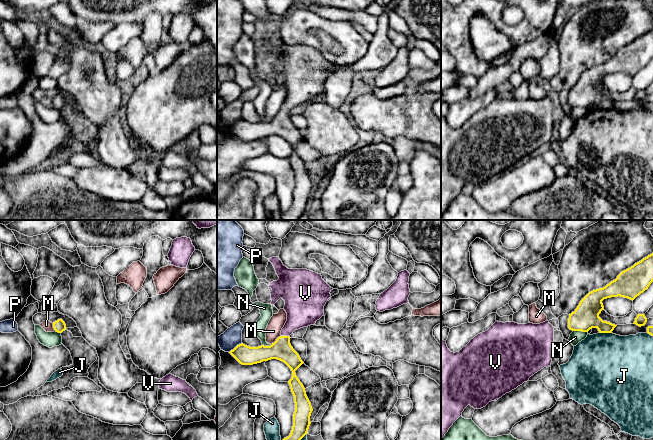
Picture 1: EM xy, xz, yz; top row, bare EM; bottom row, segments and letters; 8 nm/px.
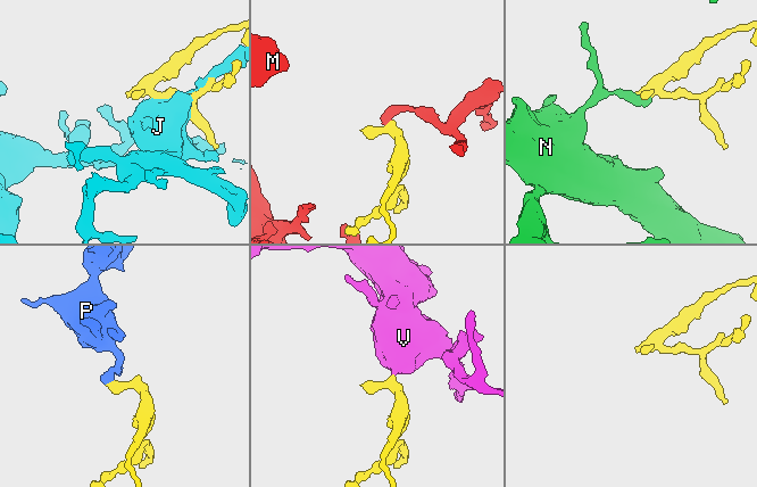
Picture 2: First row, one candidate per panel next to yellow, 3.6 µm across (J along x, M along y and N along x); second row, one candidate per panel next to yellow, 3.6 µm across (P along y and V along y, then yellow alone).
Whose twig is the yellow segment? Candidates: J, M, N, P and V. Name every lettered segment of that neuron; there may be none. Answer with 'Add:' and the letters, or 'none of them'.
Add: V

